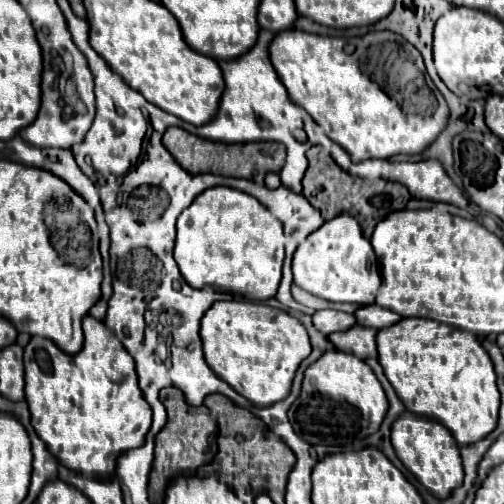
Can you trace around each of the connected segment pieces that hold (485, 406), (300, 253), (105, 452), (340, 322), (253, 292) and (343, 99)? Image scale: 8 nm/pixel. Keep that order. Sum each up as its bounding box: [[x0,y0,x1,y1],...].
[[376,317,500,447],[292,215,382,305],[24,315,152,477],[312,309,356,335],[174,187,282,301],[268,29,446,161]]

